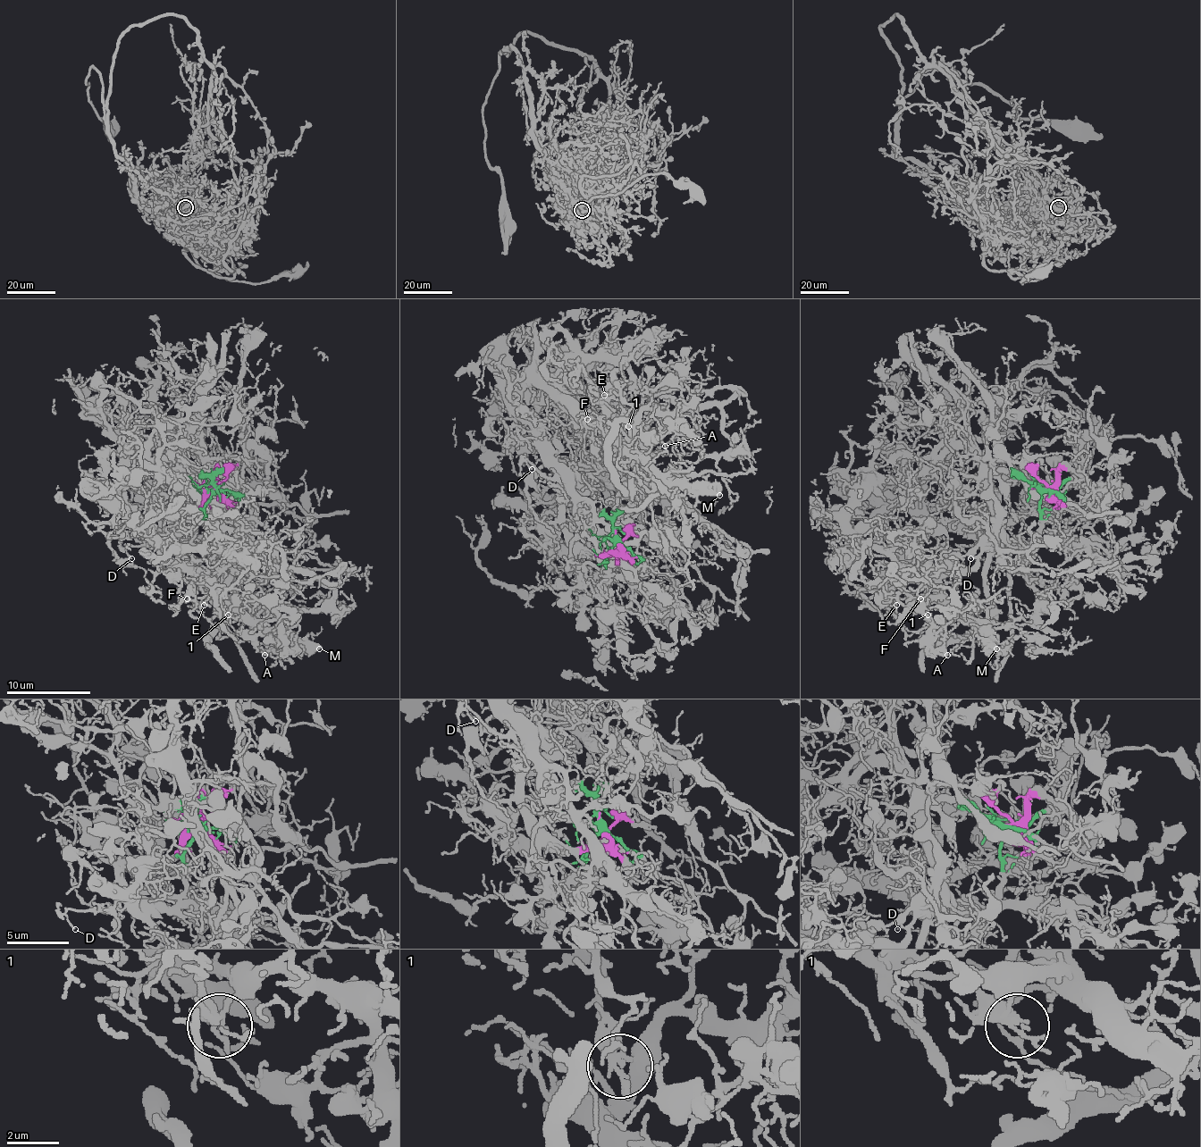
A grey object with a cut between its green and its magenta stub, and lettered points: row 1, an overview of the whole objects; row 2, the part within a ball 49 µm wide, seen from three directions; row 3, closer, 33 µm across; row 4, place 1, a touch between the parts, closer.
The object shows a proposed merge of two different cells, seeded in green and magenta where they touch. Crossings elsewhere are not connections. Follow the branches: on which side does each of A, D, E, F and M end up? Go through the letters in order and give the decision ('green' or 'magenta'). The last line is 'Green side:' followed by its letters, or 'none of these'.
A: magenta
D: magenta
E: magenta
F: magenta
M: magenta
Green side: none of these

